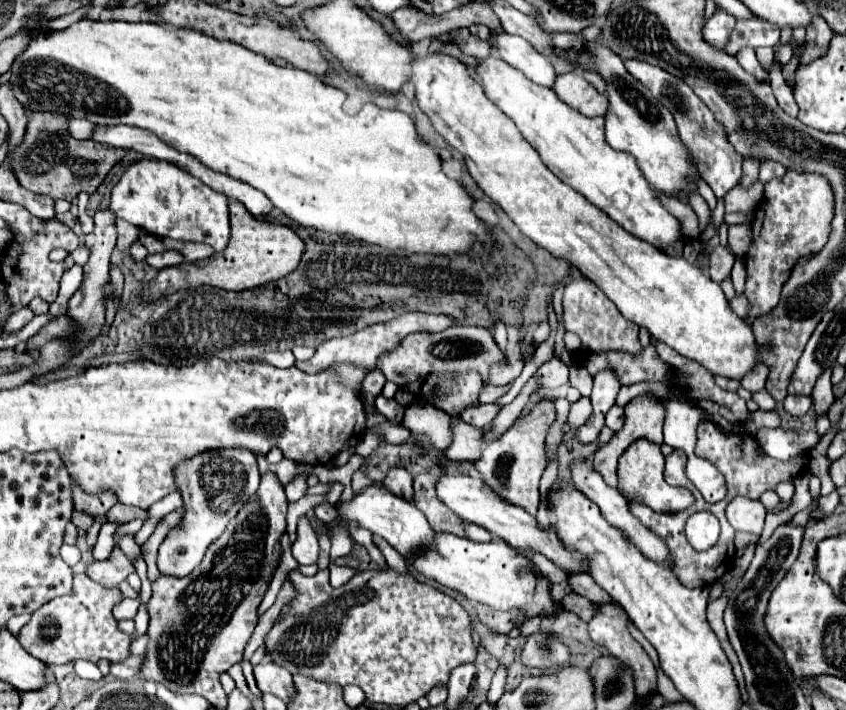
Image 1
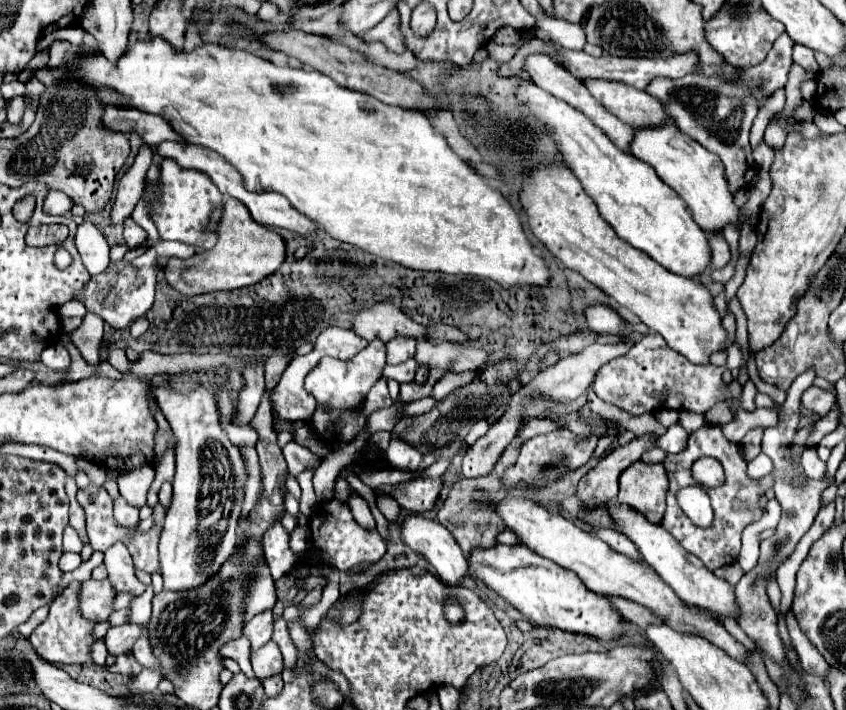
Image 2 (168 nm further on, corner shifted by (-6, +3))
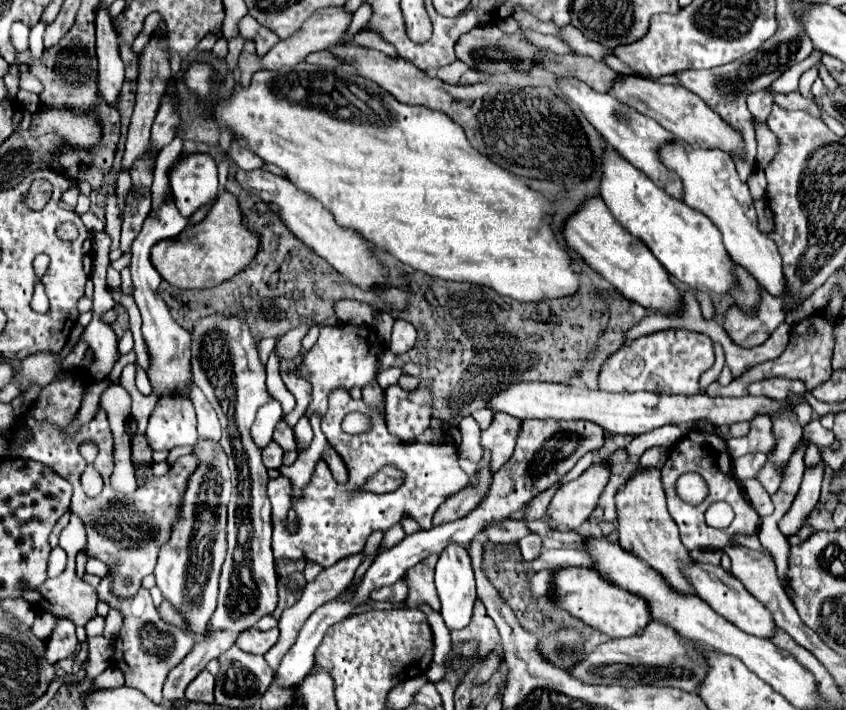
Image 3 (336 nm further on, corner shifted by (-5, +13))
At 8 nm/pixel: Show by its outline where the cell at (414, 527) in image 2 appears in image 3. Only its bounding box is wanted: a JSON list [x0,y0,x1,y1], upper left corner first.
[435,544,477,630]

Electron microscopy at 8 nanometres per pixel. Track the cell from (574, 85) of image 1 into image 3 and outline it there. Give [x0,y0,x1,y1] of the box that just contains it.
[609,74,743,154]

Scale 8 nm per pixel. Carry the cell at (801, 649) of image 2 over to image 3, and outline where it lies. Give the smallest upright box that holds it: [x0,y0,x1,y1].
[759,512,789,588]

